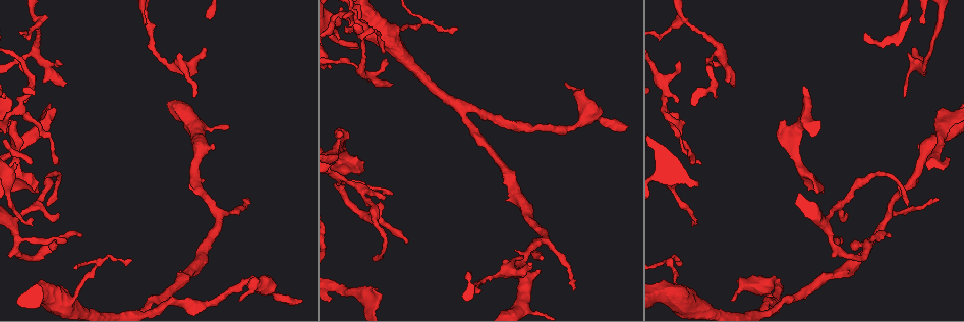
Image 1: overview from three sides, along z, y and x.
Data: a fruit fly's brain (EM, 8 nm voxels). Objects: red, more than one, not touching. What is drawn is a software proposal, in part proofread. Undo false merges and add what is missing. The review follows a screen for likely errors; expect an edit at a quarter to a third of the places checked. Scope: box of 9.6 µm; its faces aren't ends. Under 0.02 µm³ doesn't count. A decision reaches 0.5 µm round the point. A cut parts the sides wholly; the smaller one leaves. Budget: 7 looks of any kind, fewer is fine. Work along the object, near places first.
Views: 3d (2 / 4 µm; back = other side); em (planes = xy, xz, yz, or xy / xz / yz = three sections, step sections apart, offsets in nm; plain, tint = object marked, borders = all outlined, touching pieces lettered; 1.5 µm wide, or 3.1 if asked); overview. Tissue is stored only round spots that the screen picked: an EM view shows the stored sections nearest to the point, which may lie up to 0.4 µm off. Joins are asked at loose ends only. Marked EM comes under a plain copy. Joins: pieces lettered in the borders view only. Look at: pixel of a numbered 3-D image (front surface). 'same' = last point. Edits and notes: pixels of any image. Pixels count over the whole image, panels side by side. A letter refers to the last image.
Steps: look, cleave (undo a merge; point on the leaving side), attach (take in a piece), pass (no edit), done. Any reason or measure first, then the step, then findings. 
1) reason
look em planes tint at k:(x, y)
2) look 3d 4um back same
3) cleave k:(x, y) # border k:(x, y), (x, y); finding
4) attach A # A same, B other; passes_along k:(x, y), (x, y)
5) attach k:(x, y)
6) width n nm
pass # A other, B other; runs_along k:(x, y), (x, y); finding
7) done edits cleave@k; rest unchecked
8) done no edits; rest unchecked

three-way junction
look em xz step 4 tint at 1:(684, 21)

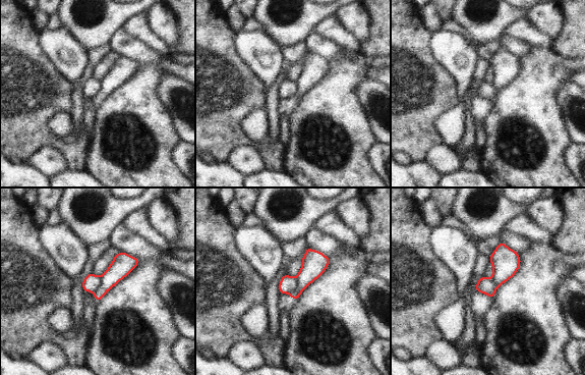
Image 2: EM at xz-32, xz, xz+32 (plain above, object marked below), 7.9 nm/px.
look em planes borders same

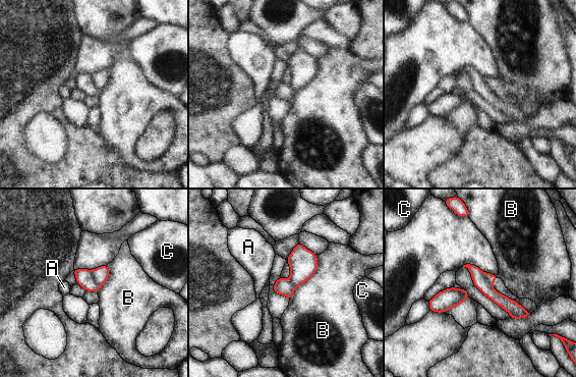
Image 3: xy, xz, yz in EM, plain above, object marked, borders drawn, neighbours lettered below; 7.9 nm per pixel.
width 140 nm
cleave 3:(100, 274) # A other, B other, C other; a second neuron is stuck on

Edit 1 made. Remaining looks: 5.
look 3d 2um at 1:(58, 213)

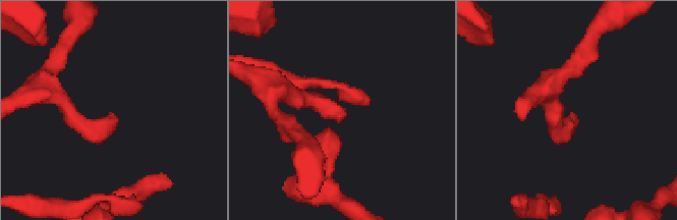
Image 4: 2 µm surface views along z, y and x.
look em xy step 4 borders at 4:(114, 115)

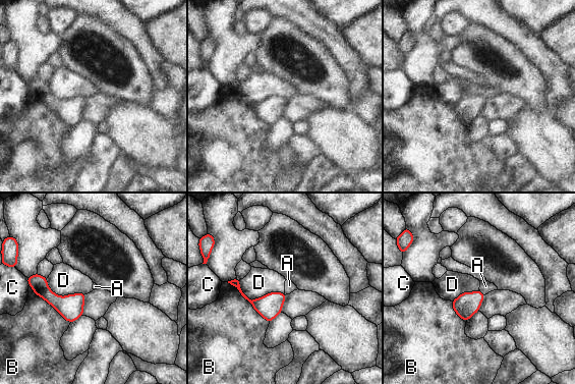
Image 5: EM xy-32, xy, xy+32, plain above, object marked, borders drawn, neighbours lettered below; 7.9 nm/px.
another direction
look em planes borders same

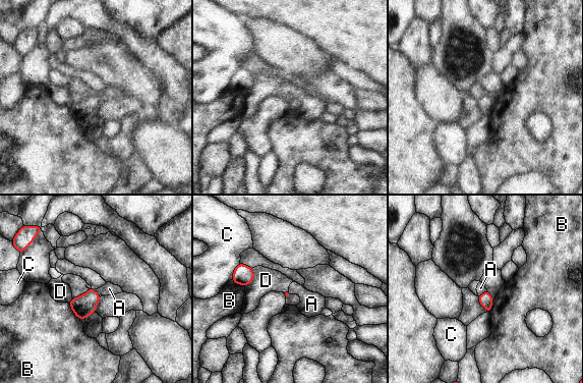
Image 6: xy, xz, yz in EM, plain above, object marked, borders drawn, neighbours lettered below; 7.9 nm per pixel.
pass # A other, B other, C other, D other; border 6:(486, 290), (478, 296); no lettered piece goes on from it

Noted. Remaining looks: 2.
done edits cleave@3; rest unchecked

